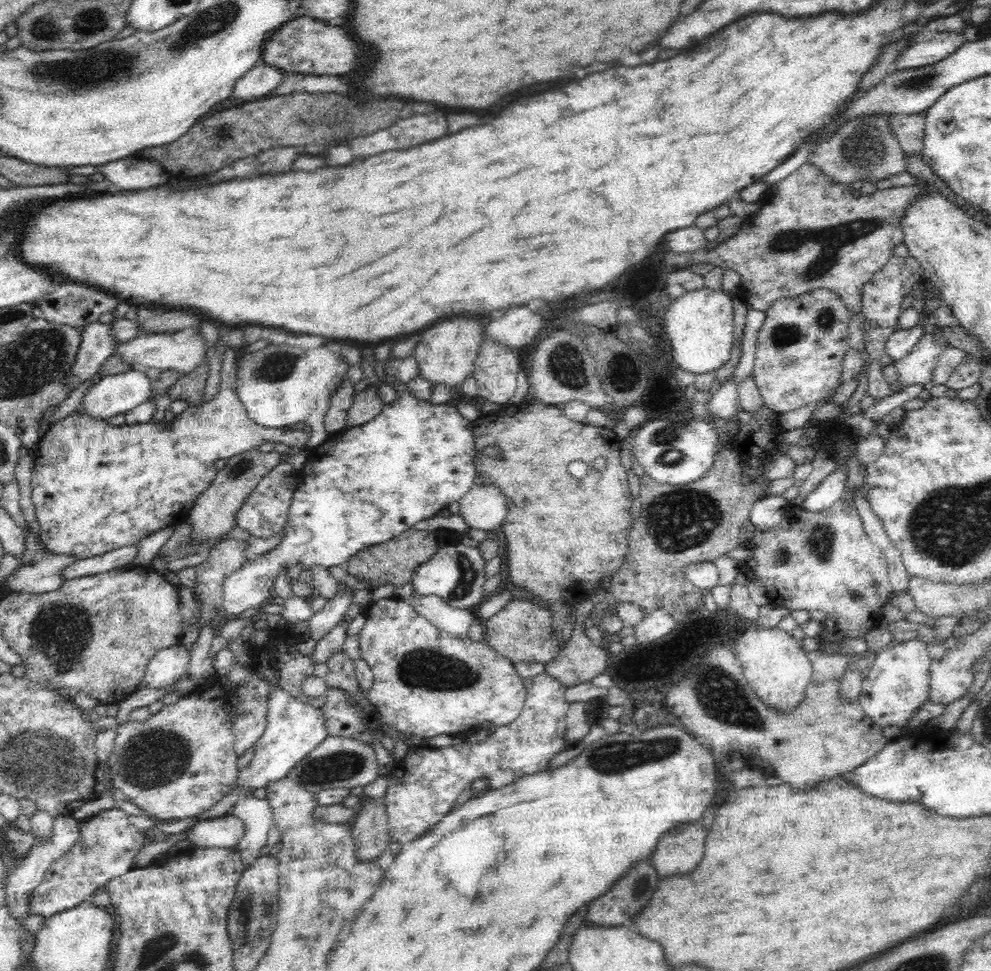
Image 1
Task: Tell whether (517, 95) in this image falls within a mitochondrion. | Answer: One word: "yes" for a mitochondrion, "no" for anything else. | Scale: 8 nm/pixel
no

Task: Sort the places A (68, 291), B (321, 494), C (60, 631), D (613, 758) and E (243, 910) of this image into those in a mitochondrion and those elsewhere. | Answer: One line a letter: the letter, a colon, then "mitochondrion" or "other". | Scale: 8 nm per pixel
A: other
B: other
C: mitochondrion
D: mitochondrion
E: mitochondrion

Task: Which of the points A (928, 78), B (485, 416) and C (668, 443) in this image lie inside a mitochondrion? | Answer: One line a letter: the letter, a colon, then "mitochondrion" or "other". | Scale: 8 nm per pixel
A: mitochondrion
B: other
C: mitochondrion

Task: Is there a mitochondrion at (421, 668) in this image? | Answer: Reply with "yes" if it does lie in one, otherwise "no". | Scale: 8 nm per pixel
yes

